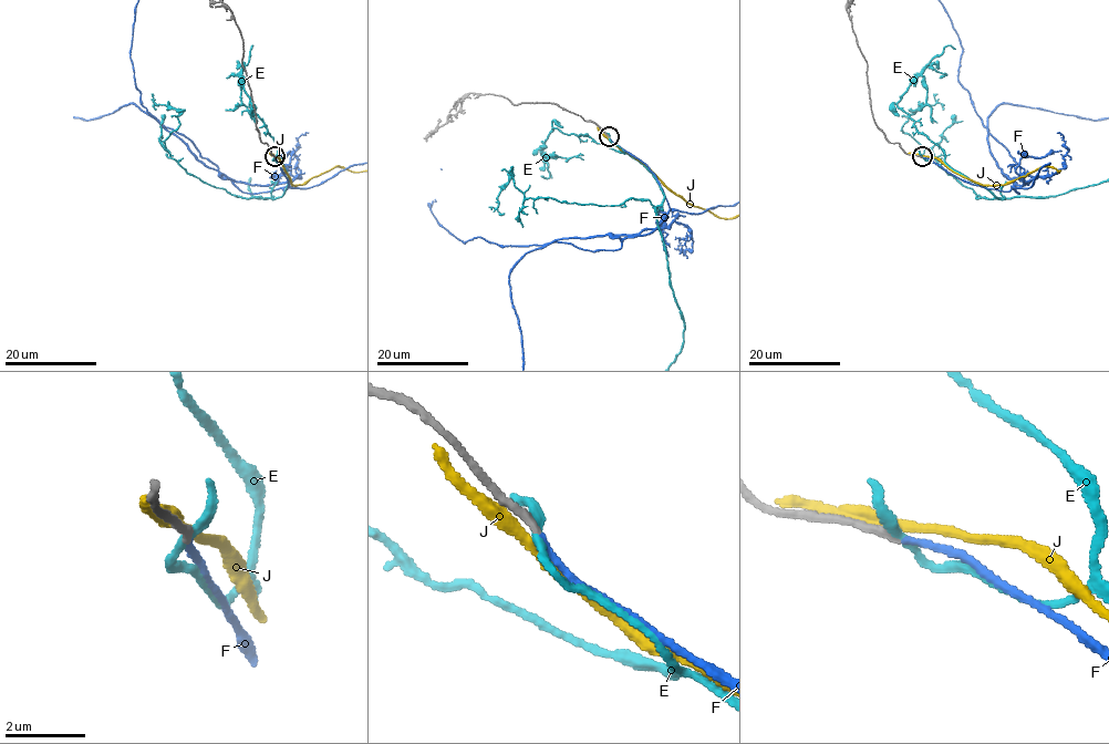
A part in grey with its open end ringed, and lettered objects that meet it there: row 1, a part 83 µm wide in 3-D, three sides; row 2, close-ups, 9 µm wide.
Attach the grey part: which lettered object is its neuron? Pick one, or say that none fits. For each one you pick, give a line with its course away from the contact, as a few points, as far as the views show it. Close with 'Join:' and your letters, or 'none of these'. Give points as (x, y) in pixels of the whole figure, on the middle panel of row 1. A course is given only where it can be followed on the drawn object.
F: course (609, 137), (670, 210), (641, 235), (557, 239), (509, 274)
Join: F

